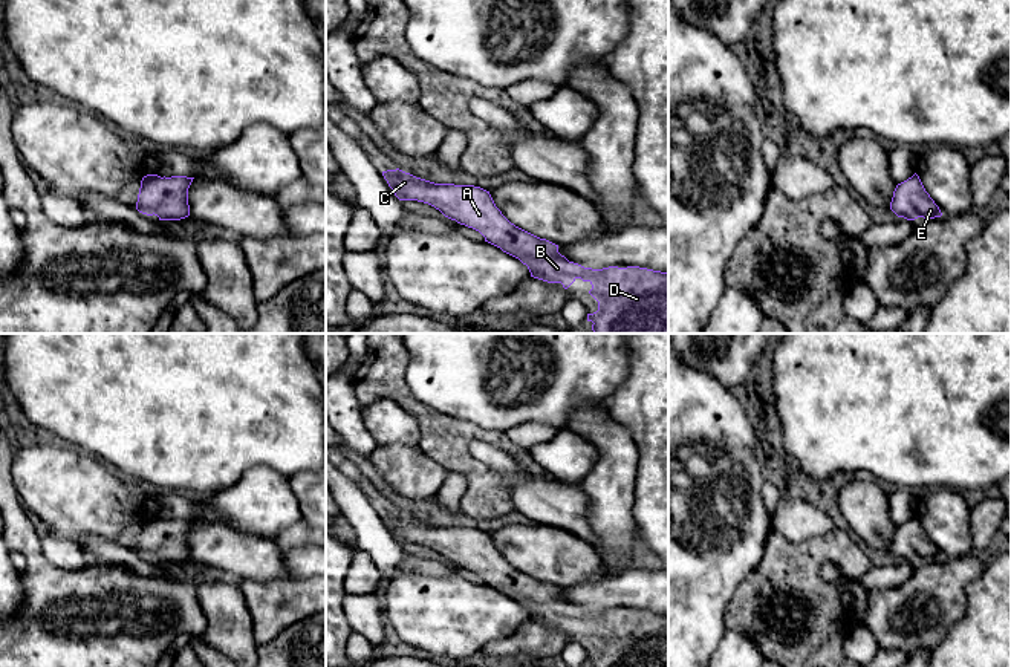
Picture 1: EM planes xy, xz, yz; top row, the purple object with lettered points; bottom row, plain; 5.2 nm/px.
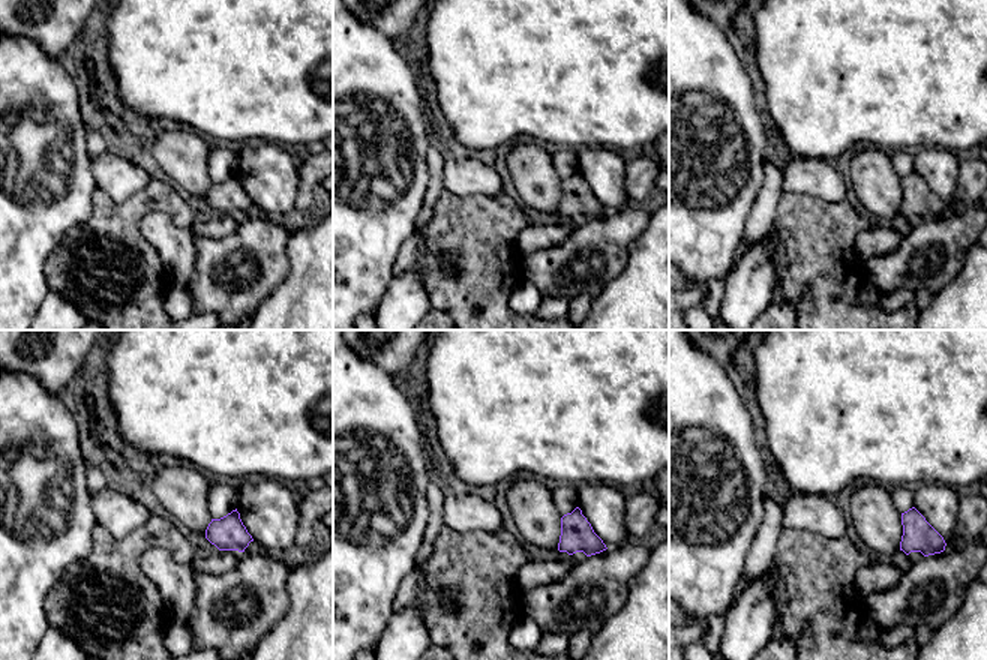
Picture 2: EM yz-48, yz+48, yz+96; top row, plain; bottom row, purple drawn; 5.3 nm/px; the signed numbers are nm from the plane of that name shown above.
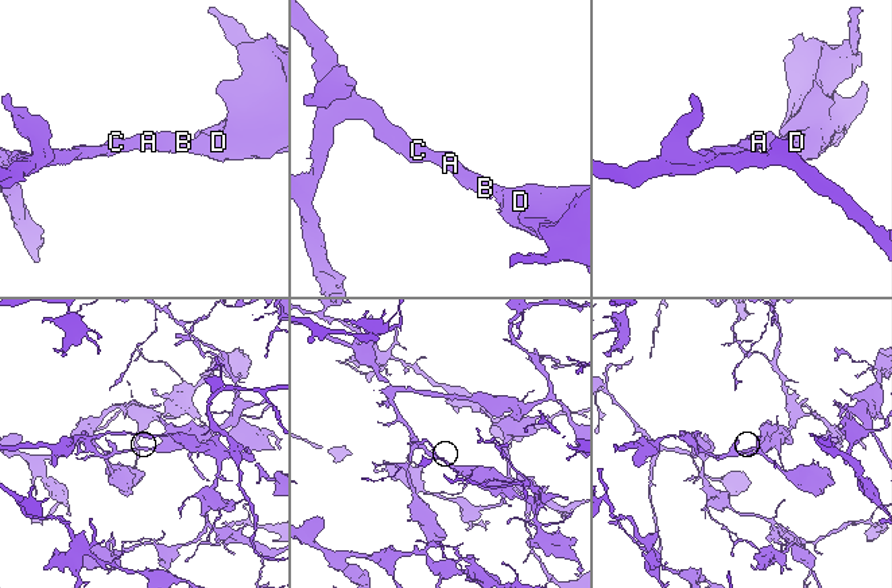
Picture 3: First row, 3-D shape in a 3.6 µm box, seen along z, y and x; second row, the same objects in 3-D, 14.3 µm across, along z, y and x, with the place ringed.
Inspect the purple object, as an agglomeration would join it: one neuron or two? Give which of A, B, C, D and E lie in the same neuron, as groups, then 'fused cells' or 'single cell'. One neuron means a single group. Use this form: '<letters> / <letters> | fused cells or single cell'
A B C D E | single cell

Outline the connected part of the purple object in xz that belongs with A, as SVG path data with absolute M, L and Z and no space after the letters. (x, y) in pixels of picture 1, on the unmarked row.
M399 511L382 514L399 543L418 543L445 560L479 574L485 584L519 601L531 620L561 626L589 624L598 653L587 656L593 667L668 667L668 615L639 609L584 610L558 595L558 587L511 566L489 534L474 528L434 526Z

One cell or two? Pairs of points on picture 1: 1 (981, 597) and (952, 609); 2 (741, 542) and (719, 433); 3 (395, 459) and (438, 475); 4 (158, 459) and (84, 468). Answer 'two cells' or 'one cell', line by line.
1: two cells
2: one cell
3: one cell
4: two cells

